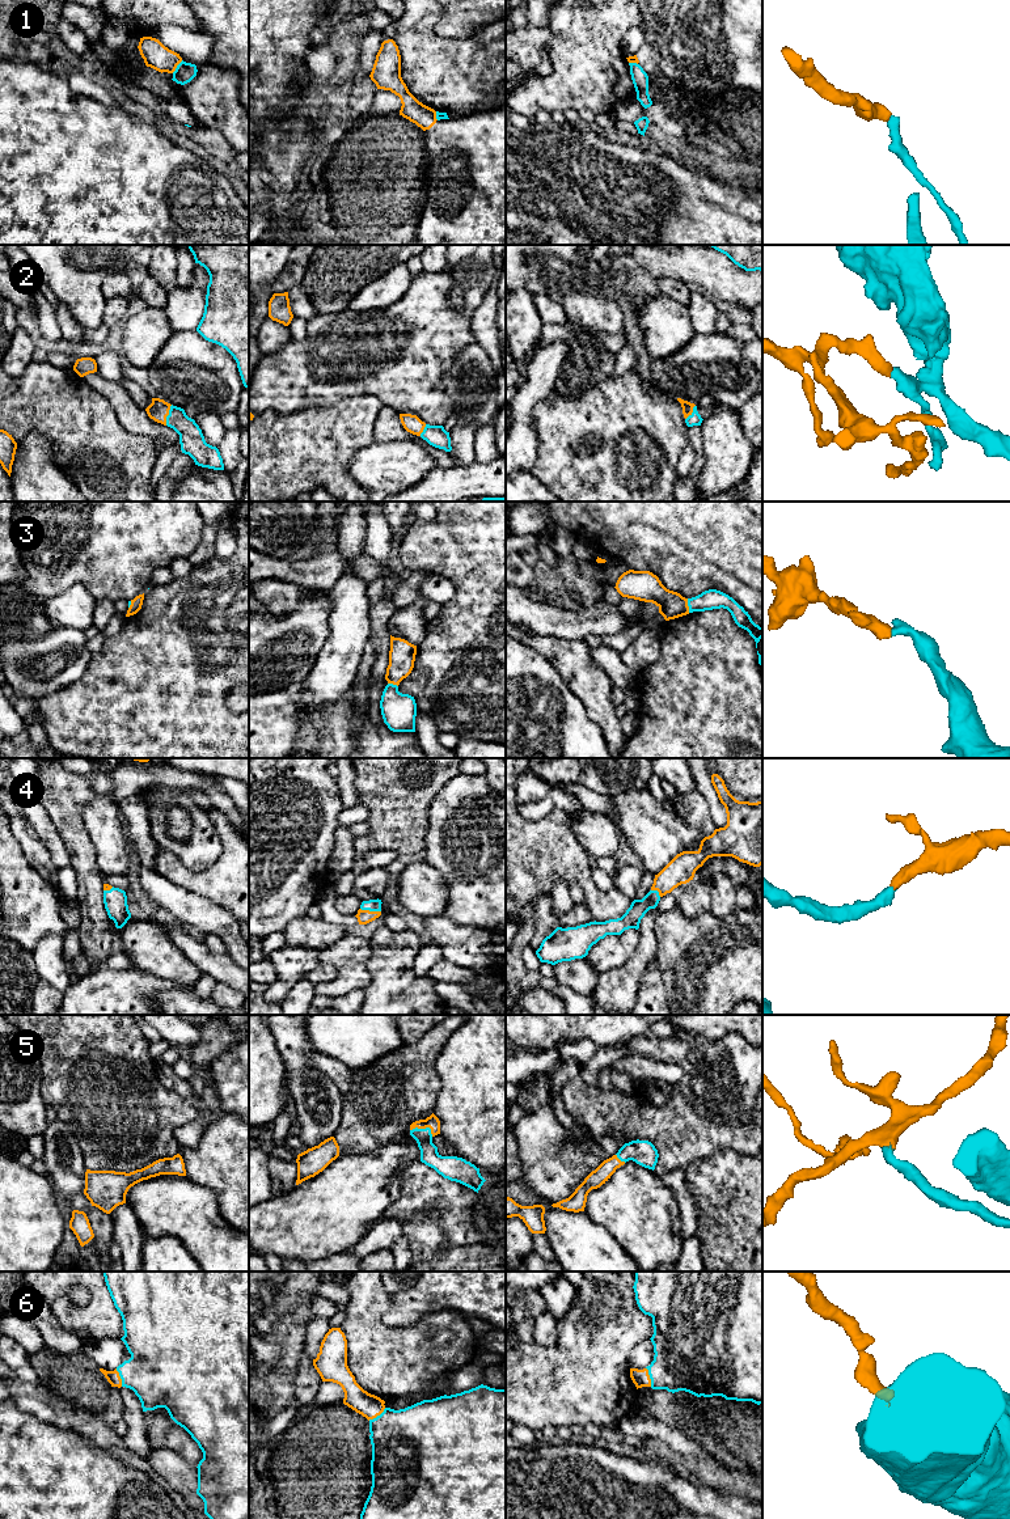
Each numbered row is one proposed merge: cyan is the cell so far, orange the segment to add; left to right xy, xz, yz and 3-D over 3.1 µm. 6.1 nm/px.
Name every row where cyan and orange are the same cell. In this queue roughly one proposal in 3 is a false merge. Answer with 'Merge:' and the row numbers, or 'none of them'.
Merge: 2, 3, 4, 5, 6

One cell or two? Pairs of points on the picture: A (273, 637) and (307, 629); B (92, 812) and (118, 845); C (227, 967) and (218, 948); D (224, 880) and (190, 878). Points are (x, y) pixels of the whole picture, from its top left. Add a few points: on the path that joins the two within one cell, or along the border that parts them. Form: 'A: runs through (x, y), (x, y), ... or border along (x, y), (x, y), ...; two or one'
A: runs through (280, 637), (296, 637), (299, 634); one
B: runs through (100, 820), (110, 837); one
C: border along (203, 942), (212, 952), (225, 953); two
D: runs through (216, 880), (198, 880); one

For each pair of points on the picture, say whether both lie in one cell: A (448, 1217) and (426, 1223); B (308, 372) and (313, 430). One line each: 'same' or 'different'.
A: different
B: different

